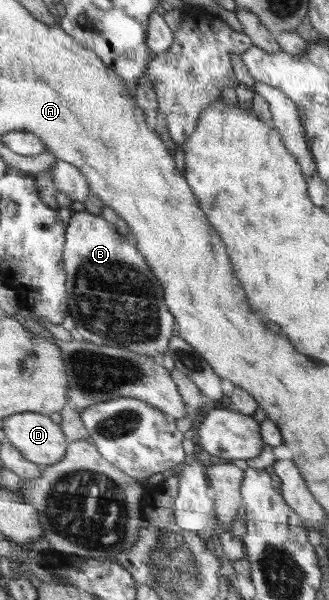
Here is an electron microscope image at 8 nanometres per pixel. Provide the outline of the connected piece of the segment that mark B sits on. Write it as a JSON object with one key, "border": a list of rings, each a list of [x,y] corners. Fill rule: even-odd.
{"border":[[[88,210],[73,212],[66,227],[66,245],[64,245],[64,271],[66,271],[66,291],[68,311],[74,320],[74,333],[78,338],[96,345],[106,345],[110,349],[118,346],[132,353],[151,355],[166,353],[169,349],[174,327],[174,317],[164,305],[165,293],[159,279],[152,273],[151,266],[142,252],[136,249],[132,239],[124,239],[115,225],[108,223],[102,215]]]}

